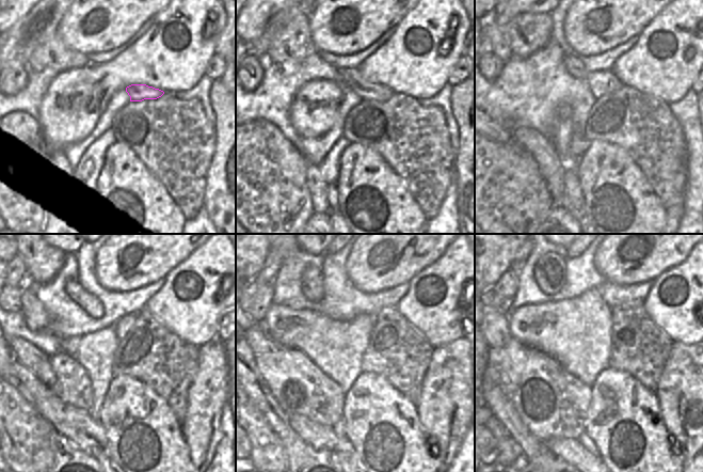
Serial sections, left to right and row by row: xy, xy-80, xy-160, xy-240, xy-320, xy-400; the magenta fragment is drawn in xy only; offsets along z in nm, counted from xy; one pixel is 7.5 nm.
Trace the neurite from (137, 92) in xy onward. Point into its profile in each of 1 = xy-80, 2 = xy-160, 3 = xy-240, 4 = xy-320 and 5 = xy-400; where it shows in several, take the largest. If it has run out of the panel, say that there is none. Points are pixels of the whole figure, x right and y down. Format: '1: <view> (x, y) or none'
1: xy-80 (352, 78)
2: xy-160 (601, 83)
3: xy-240 (86, 301)
4: xy-320 (312, 287)
5: xy-400 (549, 272)

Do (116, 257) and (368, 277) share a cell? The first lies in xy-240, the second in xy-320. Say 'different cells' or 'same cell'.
same cell

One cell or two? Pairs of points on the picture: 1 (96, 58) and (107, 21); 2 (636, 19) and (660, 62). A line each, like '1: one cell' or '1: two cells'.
1: two cells
2: two cells

